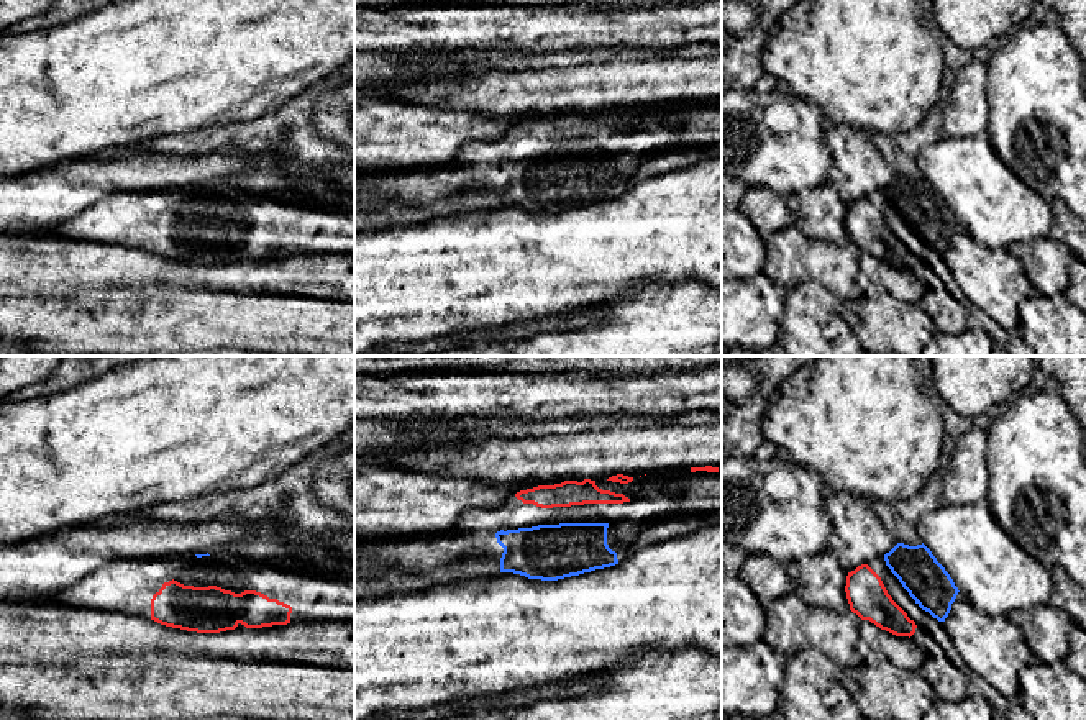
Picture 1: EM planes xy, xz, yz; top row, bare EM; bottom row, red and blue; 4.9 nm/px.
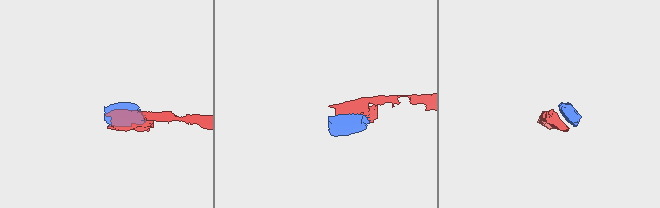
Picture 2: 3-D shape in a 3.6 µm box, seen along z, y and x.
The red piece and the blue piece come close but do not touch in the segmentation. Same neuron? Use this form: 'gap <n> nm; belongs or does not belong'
gap 60 nm; belongs

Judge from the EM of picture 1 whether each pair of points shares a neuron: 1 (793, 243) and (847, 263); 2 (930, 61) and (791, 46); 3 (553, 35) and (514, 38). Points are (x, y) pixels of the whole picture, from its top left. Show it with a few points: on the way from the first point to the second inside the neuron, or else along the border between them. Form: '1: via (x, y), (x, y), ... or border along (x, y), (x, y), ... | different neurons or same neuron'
1: via (806, 256), (822, 263), (834, 263) | same neuron
2: via (896, 61), (868, 61), (860, 53), (825, 51) | same neuron
3: via (543, 35), (524, 35) | same neuron

